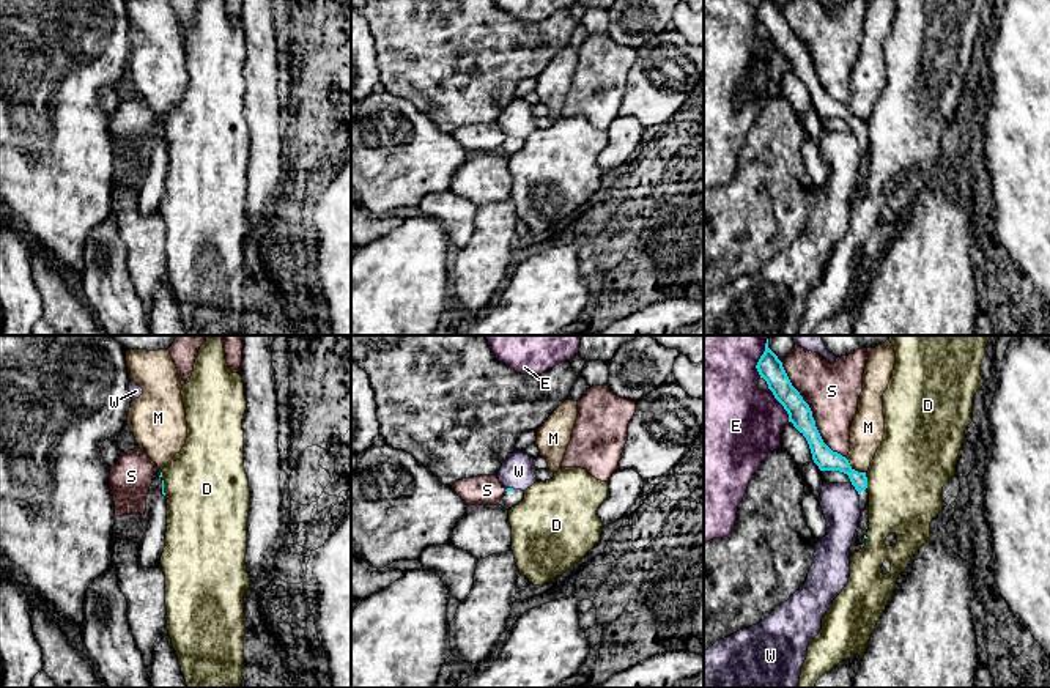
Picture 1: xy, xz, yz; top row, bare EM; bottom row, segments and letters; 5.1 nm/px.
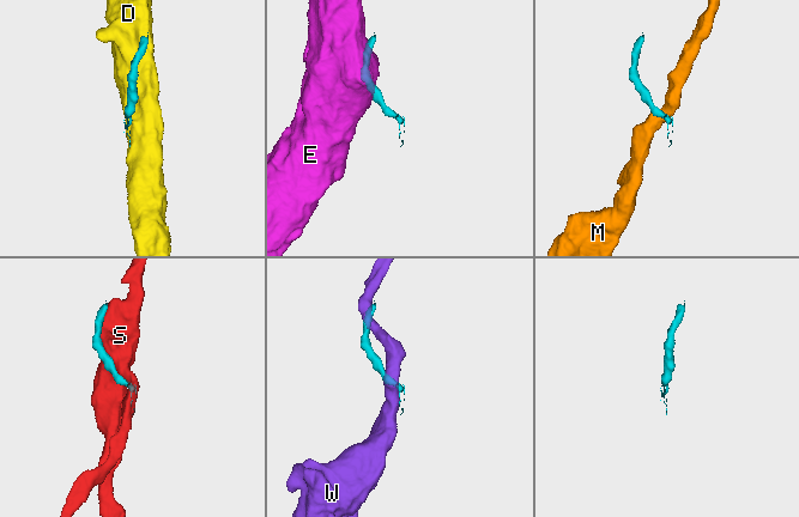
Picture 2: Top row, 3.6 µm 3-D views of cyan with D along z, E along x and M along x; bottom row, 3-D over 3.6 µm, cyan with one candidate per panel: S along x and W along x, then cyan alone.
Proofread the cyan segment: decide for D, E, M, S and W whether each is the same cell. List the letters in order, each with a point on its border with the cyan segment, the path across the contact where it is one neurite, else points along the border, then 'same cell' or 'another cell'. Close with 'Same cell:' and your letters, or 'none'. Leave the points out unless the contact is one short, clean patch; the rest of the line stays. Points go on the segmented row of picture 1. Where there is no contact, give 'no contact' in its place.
D: meets cyan in yz at (866, 480); border along yz (865, 473), (868, 487); another cell
E: meets cyan in yz at (781, 403); border along yz (769, 388), (789, 421); another cell
M: meets cyan in yz at (854, 469); border along yz (844, 457), (855, 469), (865, 473); another cell
S: meets cyan in yz at (811, 413); another cell
W: meets cyan in yz at (855, 488); another cell
Same cell: none

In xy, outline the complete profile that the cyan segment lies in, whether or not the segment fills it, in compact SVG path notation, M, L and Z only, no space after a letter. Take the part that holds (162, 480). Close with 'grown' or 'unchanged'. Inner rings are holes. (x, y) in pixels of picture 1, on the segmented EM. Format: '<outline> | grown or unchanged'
M156 477L146 496L148 526L139 545L139 562L145 568L154 567L165 548L167 499L162 477Z | grown

